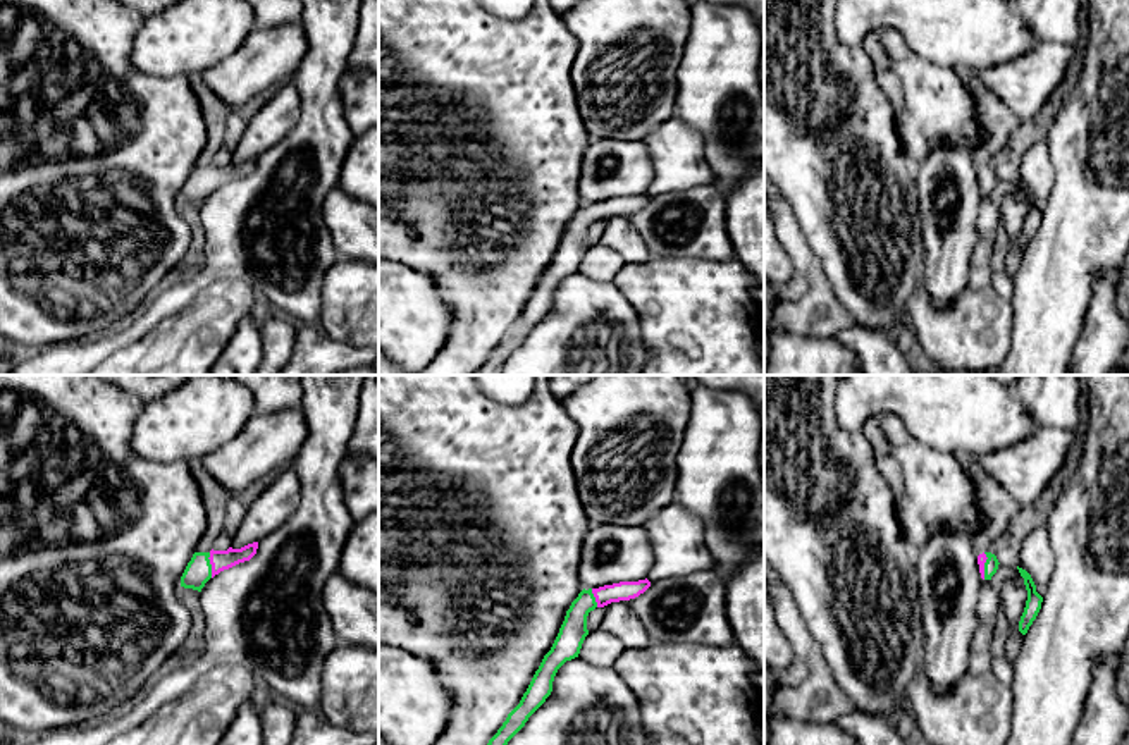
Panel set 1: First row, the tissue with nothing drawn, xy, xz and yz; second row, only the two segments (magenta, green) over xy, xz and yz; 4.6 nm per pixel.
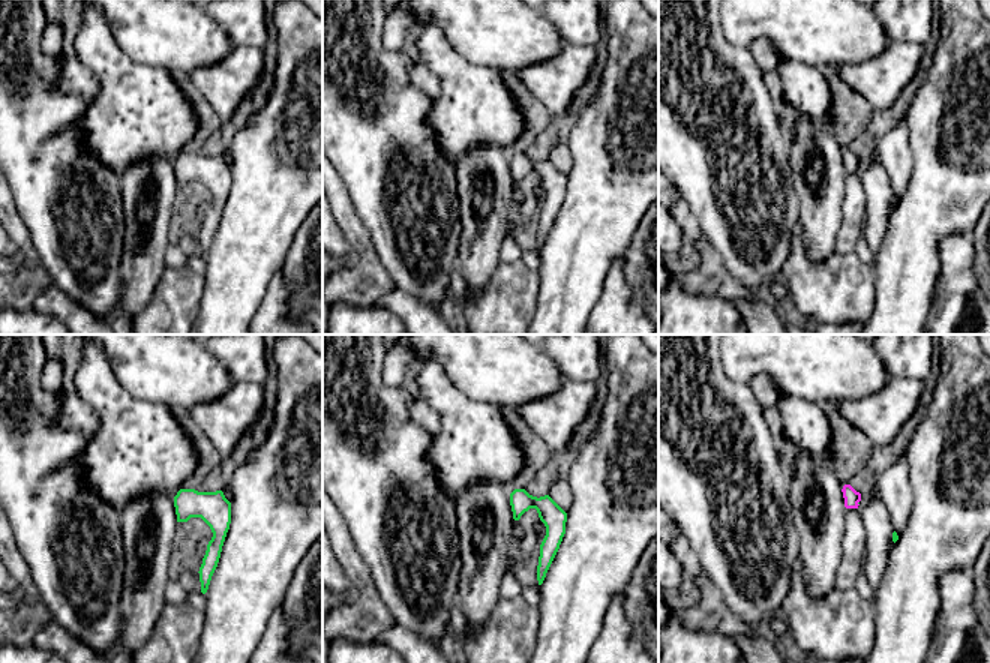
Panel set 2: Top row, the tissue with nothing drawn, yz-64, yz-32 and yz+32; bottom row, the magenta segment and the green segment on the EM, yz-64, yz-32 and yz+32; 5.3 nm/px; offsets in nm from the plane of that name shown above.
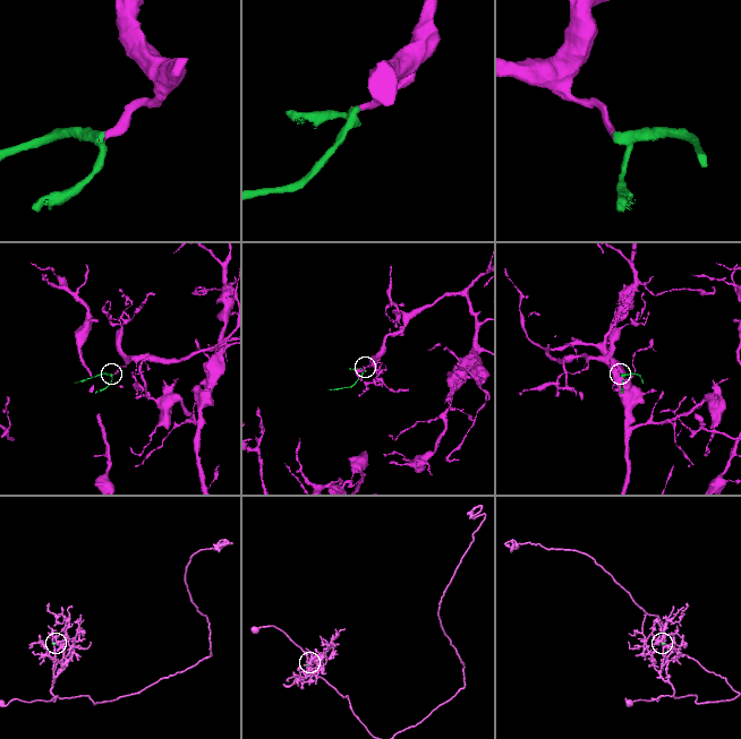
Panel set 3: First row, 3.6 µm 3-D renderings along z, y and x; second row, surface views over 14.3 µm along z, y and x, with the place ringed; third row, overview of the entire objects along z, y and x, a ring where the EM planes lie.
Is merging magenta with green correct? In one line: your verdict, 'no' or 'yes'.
yes

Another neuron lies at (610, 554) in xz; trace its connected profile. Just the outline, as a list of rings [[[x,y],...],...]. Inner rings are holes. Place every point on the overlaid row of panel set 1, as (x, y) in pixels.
[[[590,526],[580,549],[582,588],[645,580],[654,566],[654,551],[645,526]]]

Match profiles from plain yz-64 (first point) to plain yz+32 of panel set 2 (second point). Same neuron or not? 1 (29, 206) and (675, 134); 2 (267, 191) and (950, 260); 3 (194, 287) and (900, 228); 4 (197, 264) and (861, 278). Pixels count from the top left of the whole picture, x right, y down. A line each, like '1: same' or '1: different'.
1: same
2: different
3: different
4: different

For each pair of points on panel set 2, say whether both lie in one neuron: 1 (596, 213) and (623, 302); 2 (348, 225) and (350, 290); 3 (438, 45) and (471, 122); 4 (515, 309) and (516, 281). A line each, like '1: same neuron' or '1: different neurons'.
1: different neurons
2: same neuron
3: same neuron
4: same neuron

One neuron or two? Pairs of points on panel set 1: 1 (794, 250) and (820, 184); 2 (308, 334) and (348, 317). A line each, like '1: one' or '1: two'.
1: two
2: two

